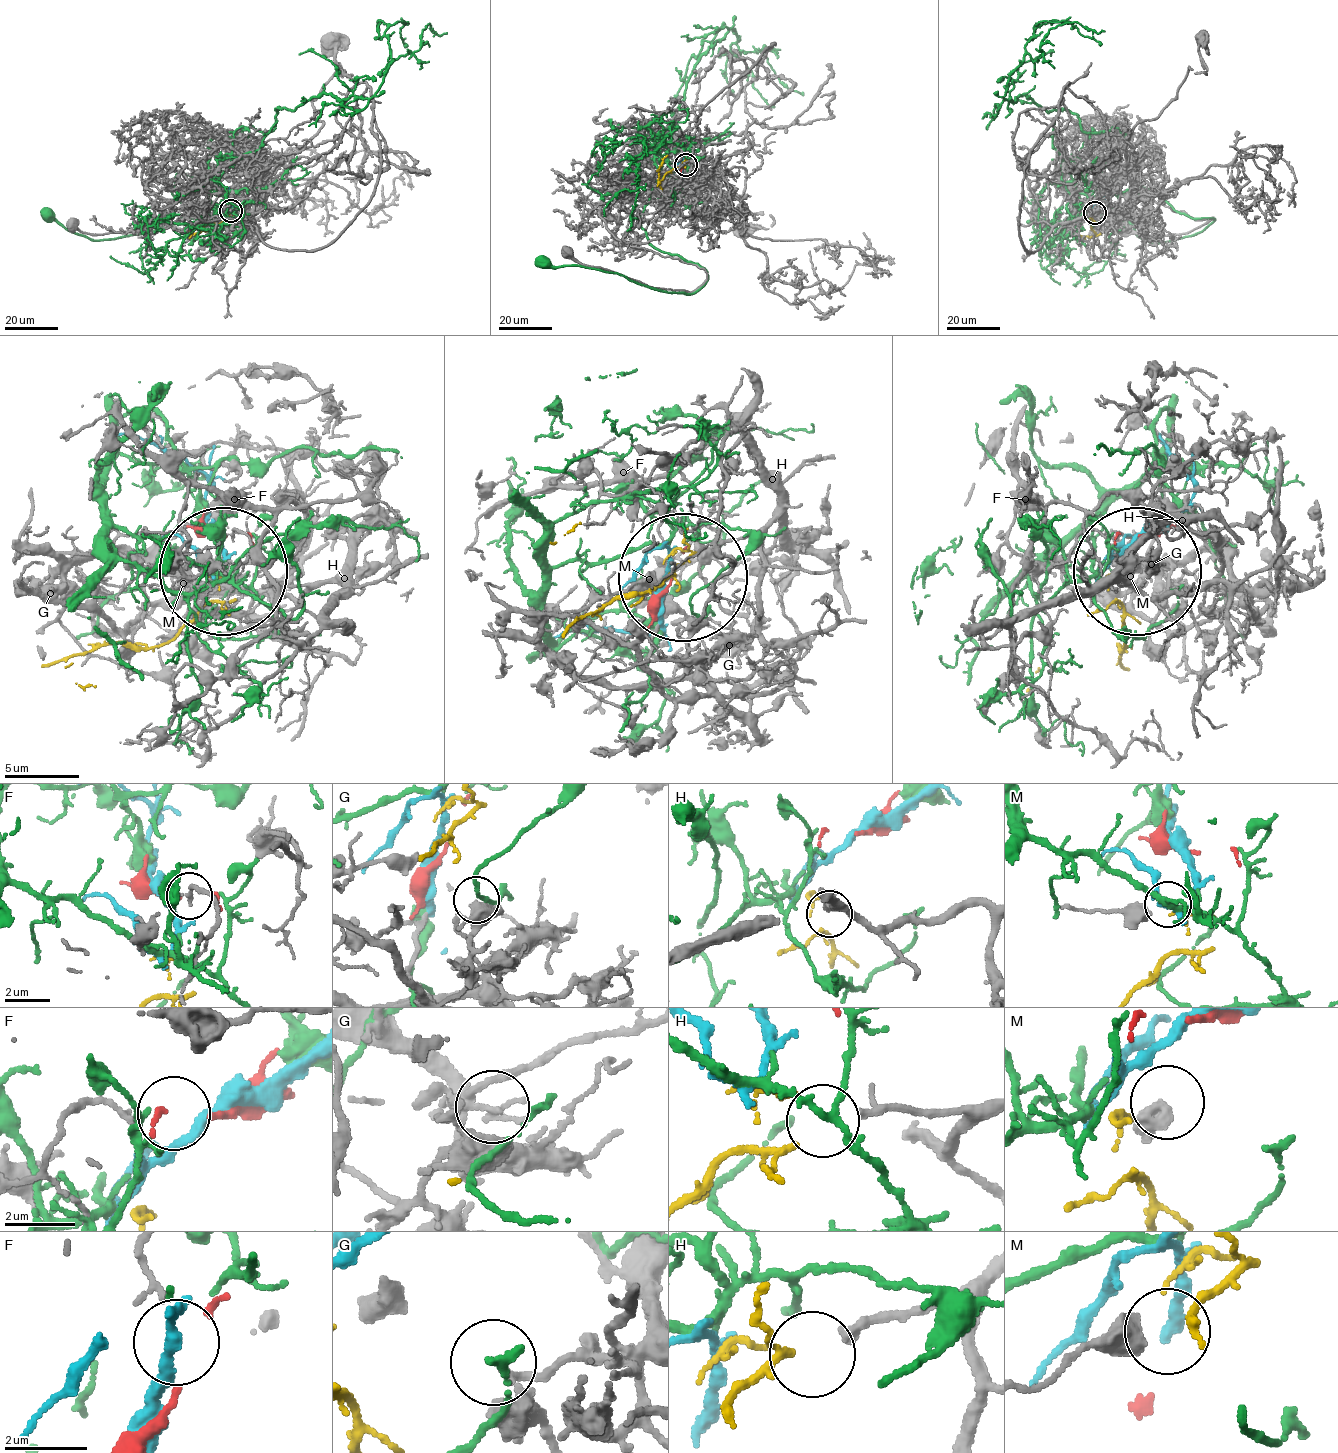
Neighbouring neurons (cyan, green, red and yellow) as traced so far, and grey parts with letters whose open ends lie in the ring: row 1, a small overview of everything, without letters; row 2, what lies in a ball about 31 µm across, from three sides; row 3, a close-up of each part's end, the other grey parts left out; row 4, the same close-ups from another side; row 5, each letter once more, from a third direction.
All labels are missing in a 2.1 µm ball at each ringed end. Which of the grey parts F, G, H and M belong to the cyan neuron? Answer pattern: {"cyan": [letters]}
{"cyan": []}

